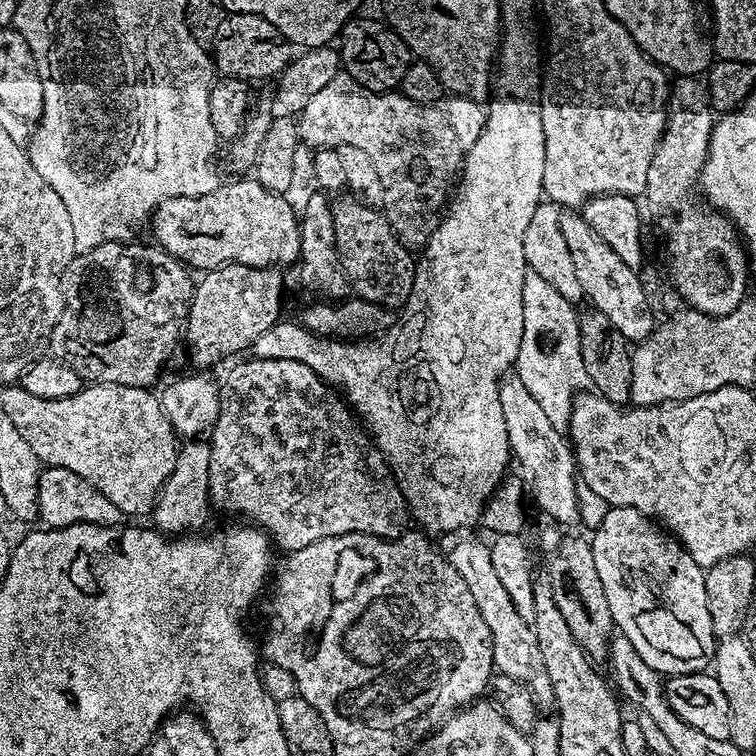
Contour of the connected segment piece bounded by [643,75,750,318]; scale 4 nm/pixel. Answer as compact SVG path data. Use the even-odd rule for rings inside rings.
M694 76L675 77L666 101L668 117L664 123L664 133L652 155L650 174L646 178L643 195L648 196L648 204L660 214L674 214L672 225L668 228L668 272L672 275L672 284L681 296L683 303L696 308L702 314L717 318L733 312L746 298L748 288L748 267L750 261L741 233L735 224L719 210L703 212L698 205L692 204L692 191L697 191L700 172L708 157L708 147L712 138L714 113L708 100L708 85L703 79Z

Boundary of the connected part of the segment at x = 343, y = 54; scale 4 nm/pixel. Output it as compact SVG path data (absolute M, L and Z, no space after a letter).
M349 19L338 36L338 51L342 68L353 80L375 92L390 92L399 89L400 80L406 74L414 57L406 42L383 19Z

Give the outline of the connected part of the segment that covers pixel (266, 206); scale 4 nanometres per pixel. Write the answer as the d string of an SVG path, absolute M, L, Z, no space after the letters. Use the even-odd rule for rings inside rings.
M255 178L220 183L210 194L201 196L175 196L166 198L150 217L152 236L157 245L168 255L179 260L189 269L211 270L224 264L242 264L251 268L295 265L300 258L300 217L292 209L287 195L272 192Z

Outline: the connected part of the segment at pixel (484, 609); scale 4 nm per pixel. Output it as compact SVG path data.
M464 530L459 534L445 535L443 537L444 548L442 547L442 555L448 561L450 567L456 571L457 577L463 580L464 585L468 587L468 596L475 601L475 607L480 609L482 618L486 620L487 626L492 631L493 662L498 669L499 675L513 676L516 680L528 682L528 679L532 676L532 672L528 668L542 665L542 650L538 644L535 627L530 626L529 621L524 620L522 615L518 614L510 594L506 592L506 586L502 586L502 578L498 578L498 570L494 570L491 547L487 543L483 544L472 532L475 531Z

